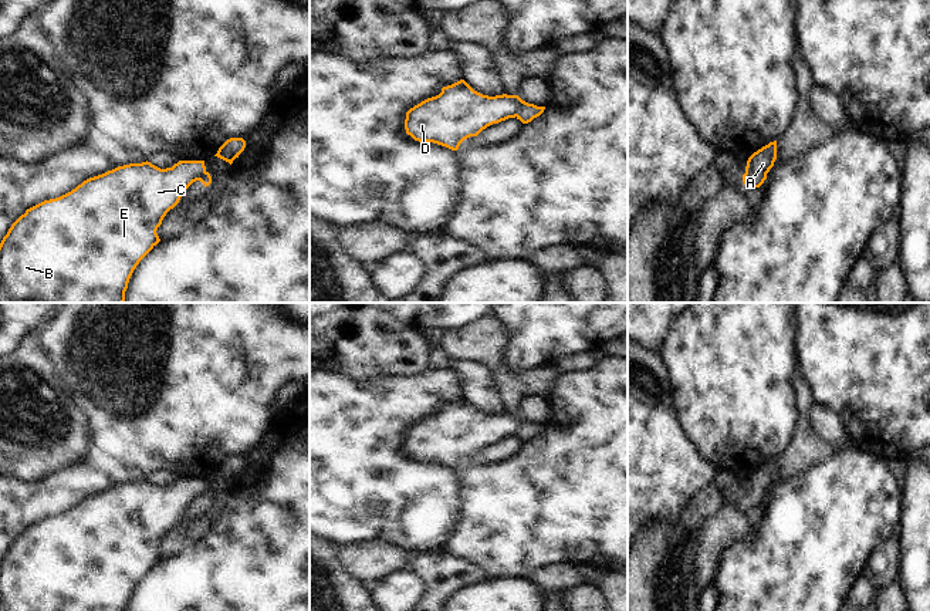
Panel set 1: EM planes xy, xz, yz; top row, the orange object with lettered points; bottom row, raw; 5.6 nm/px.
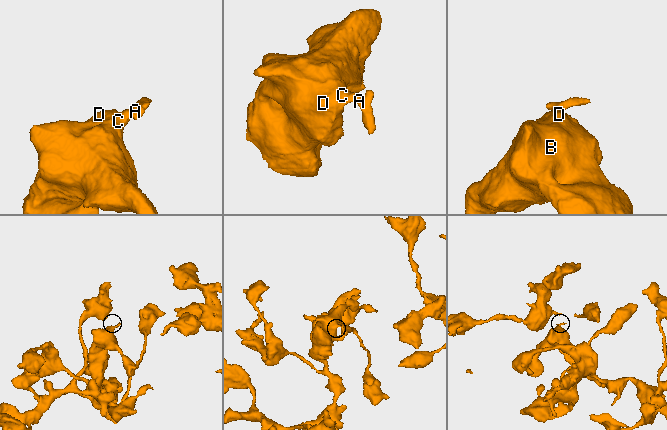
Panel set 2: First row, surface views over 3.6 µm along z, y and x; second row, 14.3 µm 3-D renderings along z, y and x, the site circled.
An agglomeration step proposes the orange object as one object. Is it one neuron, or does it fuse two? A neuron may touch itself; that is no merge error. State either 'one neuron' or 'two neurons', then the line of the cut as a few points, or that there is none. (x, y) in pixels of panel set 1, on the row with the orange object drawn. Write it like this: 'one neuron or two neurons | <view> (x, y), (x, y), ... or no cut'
two neurons | xz (523, 101), (516, 115)

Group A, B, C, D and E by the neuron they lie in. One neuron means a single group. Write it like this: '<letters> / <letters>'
A / B C D E

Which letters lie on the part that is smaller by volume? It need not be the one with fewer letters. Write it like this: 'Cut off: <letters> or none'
Cut off: A

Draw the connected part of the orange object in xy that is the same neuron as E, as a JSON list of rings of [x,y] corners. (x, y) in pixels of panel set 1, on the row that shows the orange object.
[[[148,161],[129,163],[27,209],[0,243],[0,303],[124,303],[133,270],[160,242],[156,230],[163,217],[204,172],[204,161],[179,161],[166,169]]]

